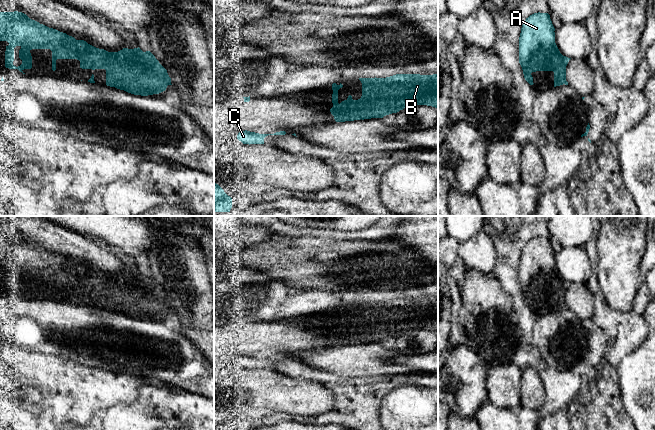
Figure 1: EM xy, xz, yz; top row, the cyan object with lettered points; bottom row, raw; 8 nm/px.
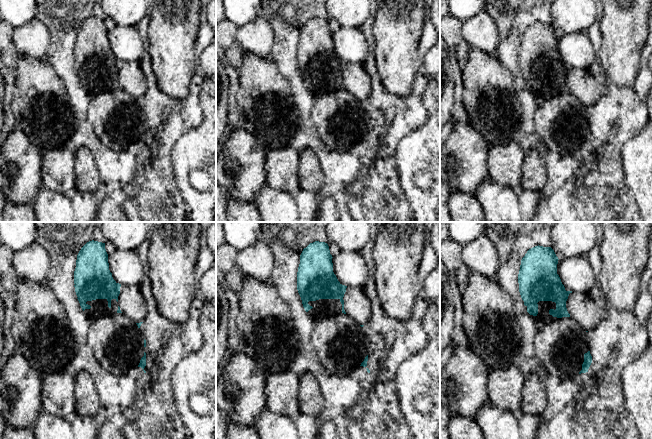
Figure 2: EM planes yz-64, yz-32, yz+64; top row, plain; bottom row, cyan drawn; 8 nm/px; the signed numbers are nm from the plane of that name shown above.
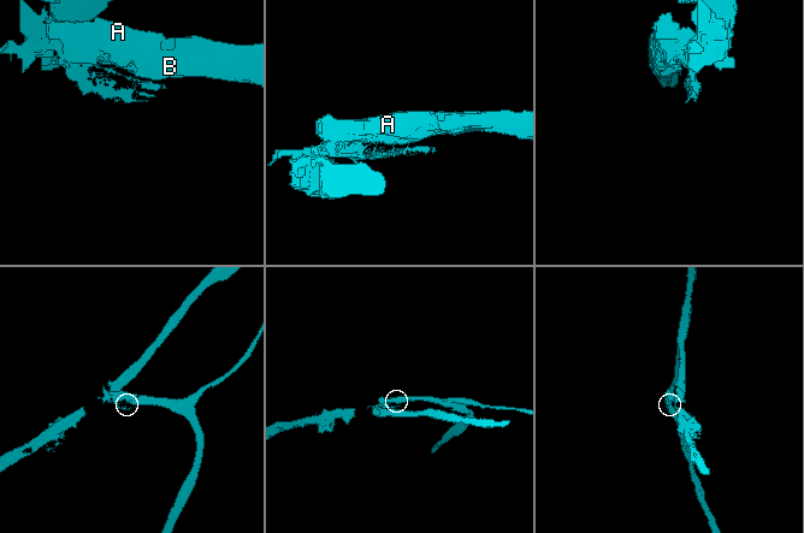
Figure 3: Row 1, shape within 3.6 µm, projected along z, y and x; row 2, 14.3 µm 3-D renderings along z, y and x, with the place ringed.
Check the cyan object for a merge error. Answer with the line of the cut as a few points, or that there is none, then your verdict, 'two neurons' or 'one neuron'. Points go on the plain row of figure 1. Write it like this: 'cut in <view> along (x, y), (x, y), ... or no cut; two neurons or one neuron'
cut in yz along (562, 279), (564, 307); two neurons

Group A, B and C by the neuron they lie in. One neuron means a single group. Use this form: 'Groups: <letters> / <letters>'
Groups: A B / C

